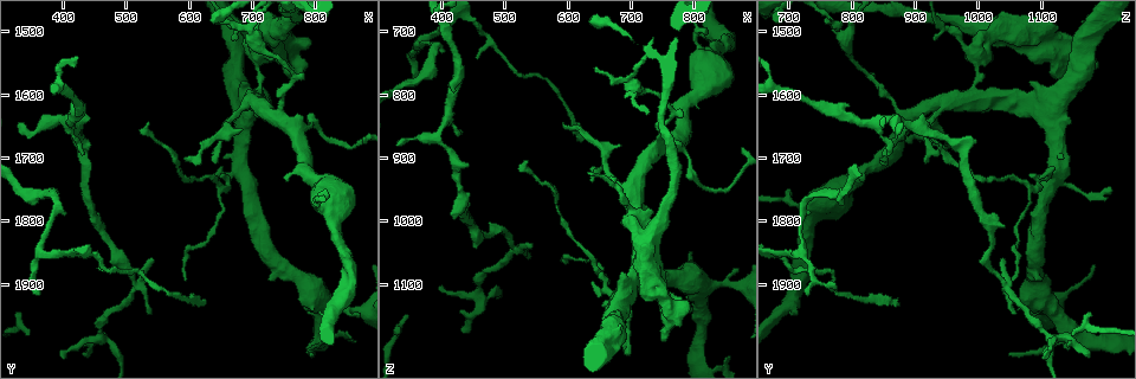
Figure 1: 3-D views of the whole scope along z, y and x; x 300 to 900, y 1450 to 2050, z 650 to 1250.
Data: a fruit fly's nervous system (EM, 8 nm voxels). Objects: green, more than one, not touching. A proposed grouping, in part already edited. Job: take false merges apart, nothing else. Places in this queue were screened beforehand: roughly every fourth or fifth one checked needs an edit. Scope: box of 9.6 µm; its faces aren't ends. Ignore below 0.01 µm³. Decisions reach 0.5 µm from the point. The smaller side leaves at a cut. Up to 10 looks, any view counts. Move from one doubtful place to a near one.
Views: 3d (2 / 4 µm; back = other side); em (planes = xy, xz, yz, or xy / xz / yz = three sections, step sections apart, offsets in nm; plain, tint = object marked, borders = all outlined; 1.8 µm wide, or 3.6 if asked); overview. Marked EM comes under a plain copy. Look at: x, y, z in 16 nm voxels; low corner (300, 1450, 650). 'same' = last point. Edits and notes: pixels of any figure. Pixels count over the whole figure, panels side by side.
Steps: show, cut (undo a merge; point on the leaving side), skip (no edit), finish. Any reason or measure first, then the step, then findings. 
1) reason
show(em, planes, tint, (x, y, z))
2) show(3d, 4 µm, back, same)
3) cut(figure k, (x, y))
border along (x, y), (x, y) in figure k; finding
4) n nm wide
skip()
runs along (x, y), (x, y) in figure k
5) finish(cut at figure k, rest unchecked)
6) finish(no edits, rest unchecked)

calibre changes
show(em, 3.6 µm, xy, step 16, tint, (790, 1645, 905))

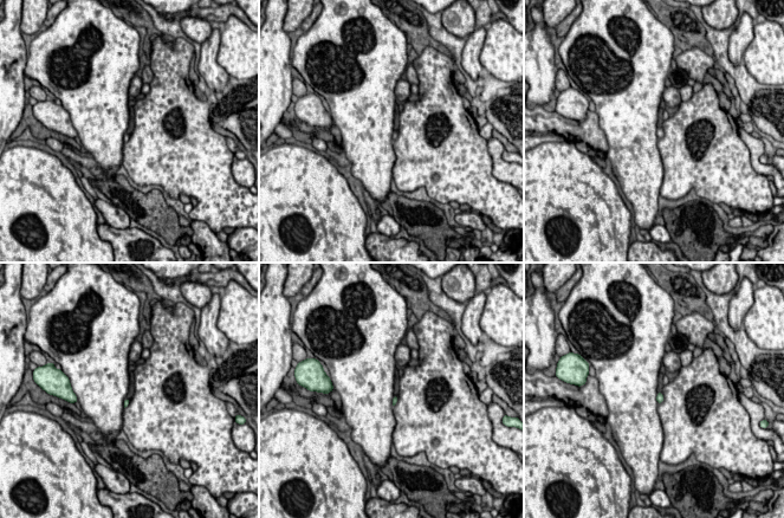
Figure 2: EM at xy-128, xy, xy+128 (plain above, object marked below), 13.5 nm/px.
cut it another way
show(em, 3.6 µm, yz, step 8, tint, same)

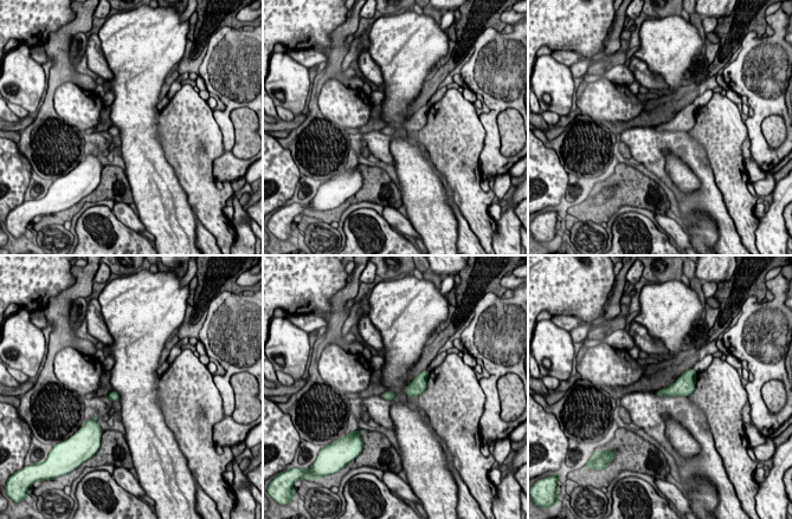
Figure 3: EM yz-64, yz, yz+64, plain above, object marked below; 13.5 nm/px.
130 nm wide
skip()
continuous, no second neuron

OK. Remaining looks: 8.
sudden change in width
show(em, xz, step 4, tint, (705, 1545, 1010))

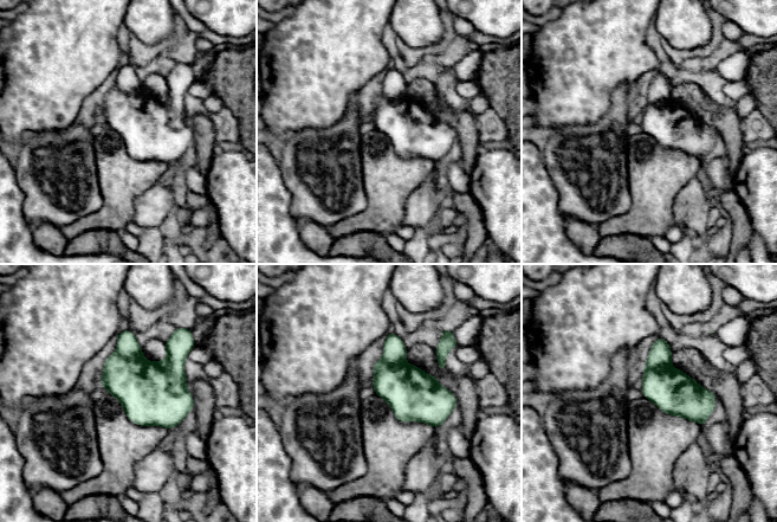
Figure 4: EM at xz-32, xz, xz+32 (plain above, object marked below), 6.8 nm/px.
cut it another way
show(em, planes, tint, same)

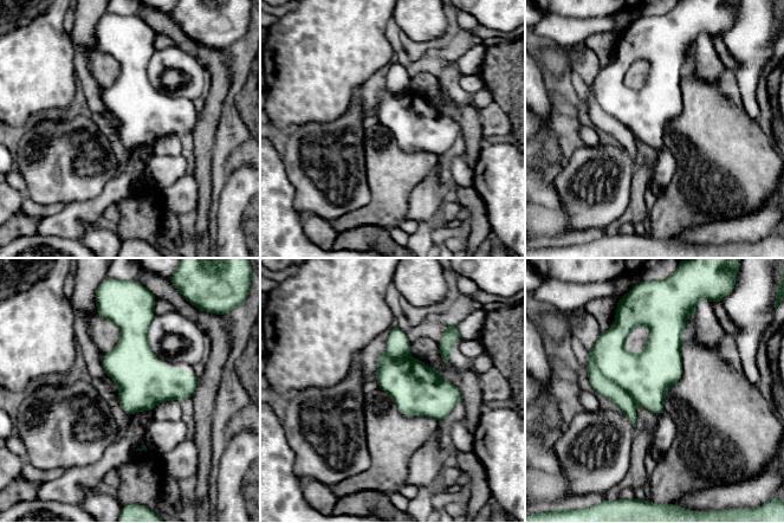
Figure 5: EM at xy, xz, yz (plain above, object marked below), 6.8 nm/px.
340 nm wide
cut(figure 5, (643, 376))
border along (591, 349), (596, 368), (635, 401) in figure 5; two neurons meet here

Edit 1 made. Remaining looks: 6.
show(overview)

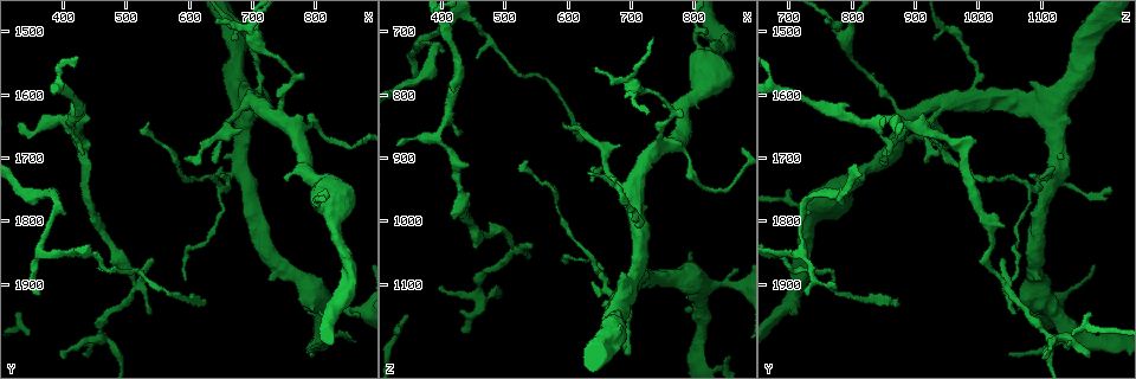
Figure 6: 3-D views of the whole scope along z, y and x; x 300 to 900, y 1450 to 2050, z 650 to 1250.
arms part here
show(3d, 2 µm, (515, 1900, 1045))

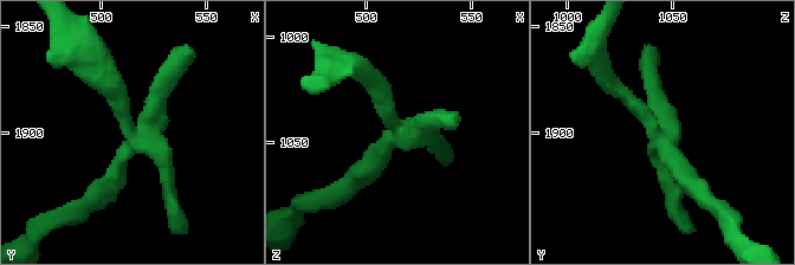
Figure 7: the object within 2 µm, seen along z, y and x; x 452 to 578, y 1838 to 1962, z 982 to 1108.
show(em, 3.6 µm, planes, tint, (517, 1902, 1043))

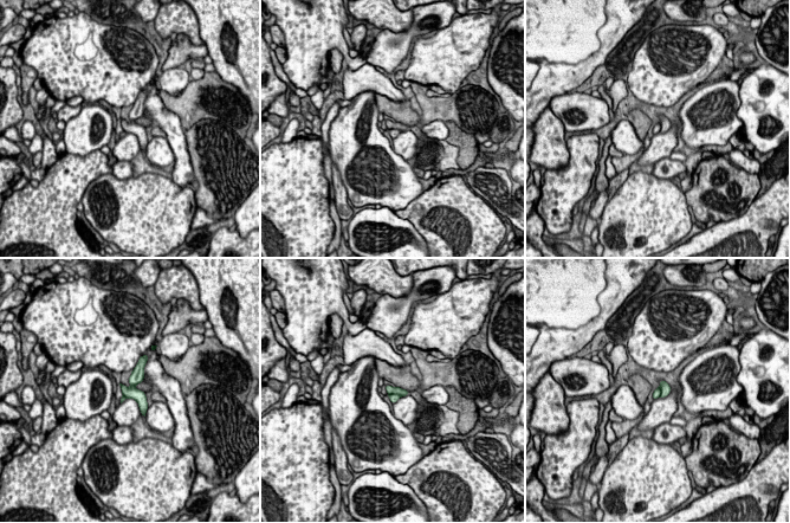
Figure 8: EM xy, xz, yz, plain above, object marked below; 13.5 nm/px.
cut(figure 8, (393, 398))
border along (388, 393), (402, 395) in figure 8; two neurons meet here

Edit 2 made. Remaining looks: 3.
sharp bend
show(em, xz, step 16, tint, (360, 1850, 720))

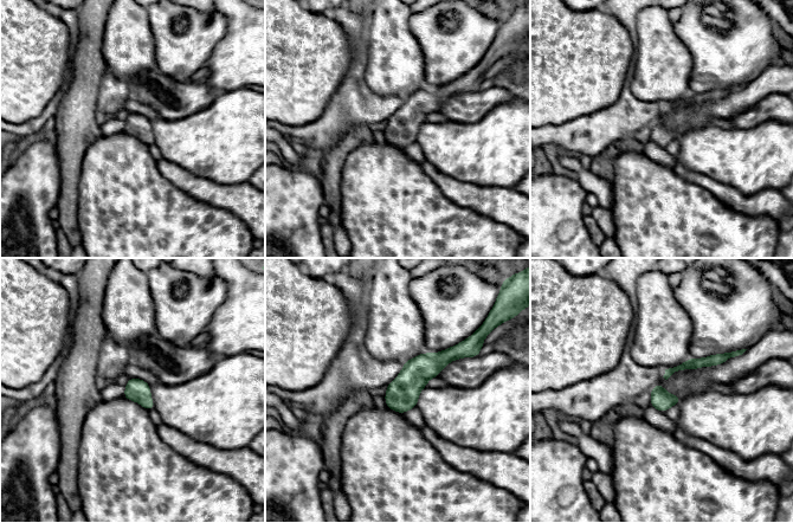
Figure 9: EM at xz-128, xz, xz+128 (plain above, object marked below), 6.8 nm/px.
show(em, planes, tint, same)

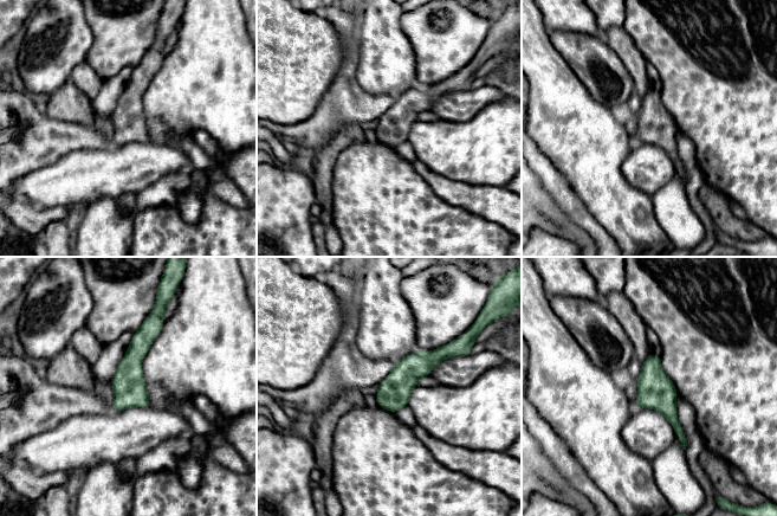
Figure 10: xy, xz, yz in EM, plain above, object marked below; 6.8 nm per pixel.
skip()
one neuron here

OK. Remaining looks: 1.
finish(cut at figure 5, cut at figure 8, rest unchecked)

